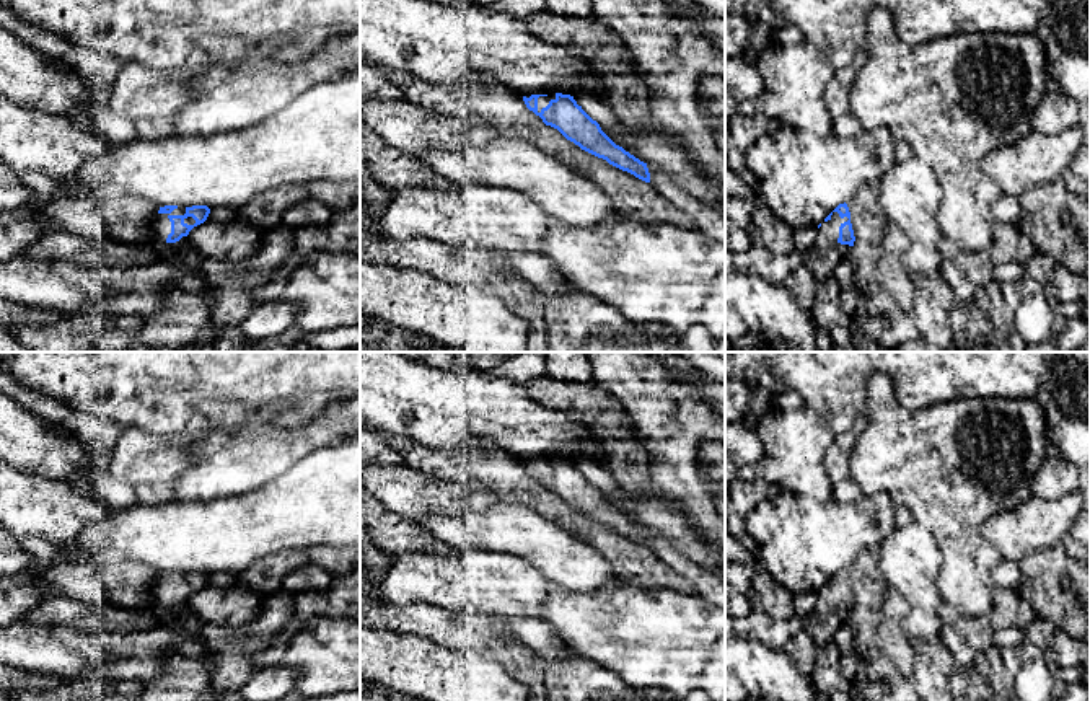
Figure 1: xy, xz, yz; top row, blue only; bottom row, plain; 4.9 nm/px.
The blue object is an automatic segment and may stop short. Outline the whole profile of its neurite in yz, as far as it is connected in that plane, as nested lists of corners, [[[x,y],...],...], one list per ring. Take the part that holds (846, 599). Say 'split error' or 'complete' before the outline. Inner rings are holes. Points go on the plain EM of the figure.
split error | [[[839,569],[823,589],[818,590],[818,602],[805,618],[805,631],[820,647],[831,642],[834,631],[854,611],[855,602],[847,569]]]

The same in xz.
split error | [[[562,458],[531,460],[523,461],[523,466],[546,491],[557,494],[567,505],[574,507],[582,515],[650,548],[647,528],[616,510],[601,496],[600,489],[577,470],[574,461]]]

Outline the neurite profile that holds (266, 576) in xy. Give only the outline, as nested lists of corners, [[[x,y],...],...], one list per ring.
[[[305,549],[279,553],[240,574],[240,584],[270,595],[282,589],[282,582],[288,574],[308,564],[310,558]]]

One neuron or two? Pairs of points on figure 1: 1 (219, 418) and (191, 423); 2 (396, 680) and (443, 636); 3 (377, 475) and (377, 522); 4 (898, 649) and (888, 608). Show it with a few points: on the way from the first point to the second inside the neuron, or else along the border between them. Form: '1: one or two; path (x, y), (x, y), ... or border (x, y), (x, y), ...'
1: two; border (202, 413), (212, 424)
2: two; border (399, 631), (468, 651)
3: two; border (377, 499), (393, 512), (411, 519)
4: one; path (892, 639), (890, 618)

